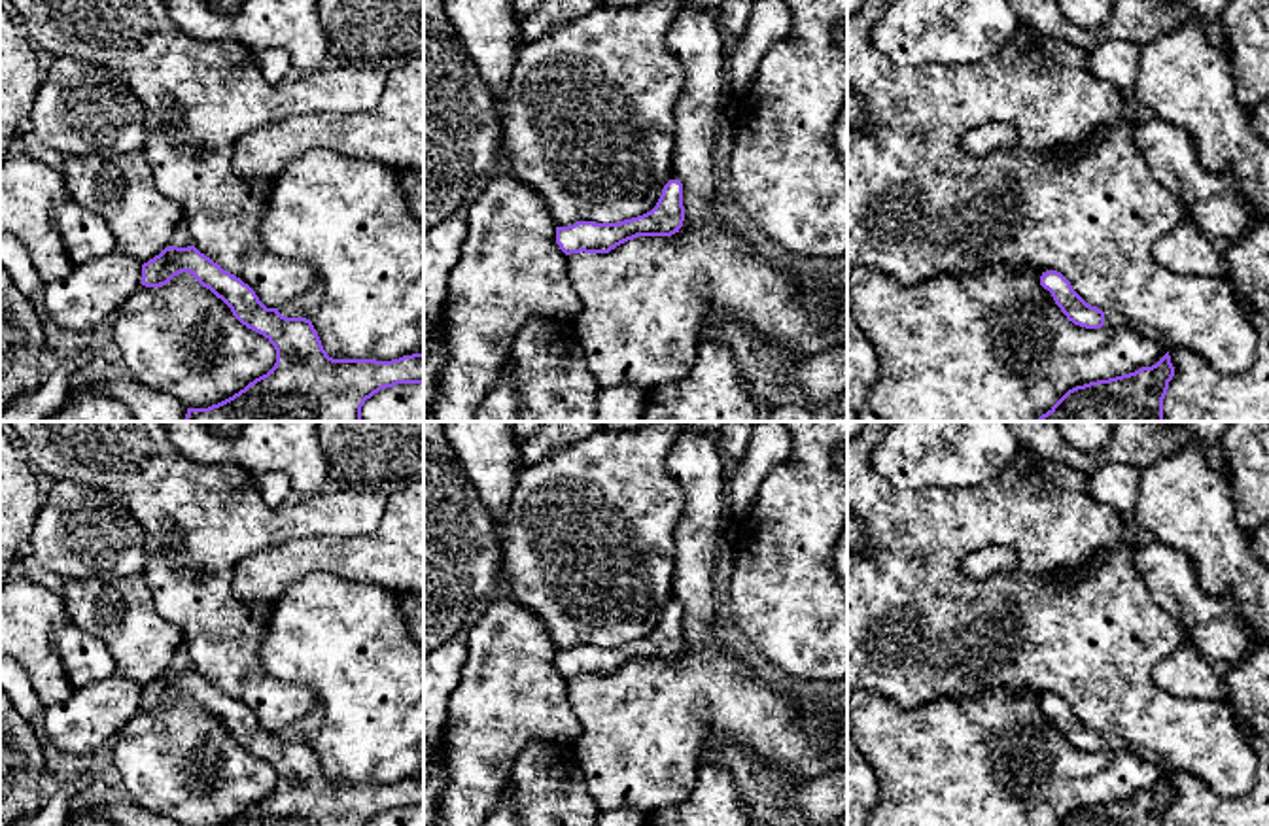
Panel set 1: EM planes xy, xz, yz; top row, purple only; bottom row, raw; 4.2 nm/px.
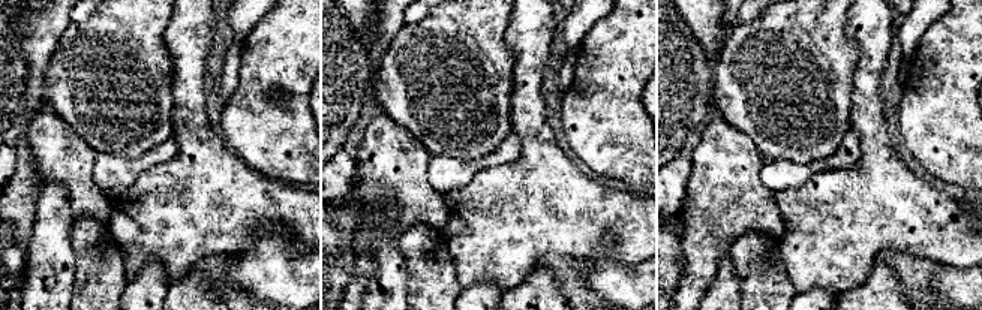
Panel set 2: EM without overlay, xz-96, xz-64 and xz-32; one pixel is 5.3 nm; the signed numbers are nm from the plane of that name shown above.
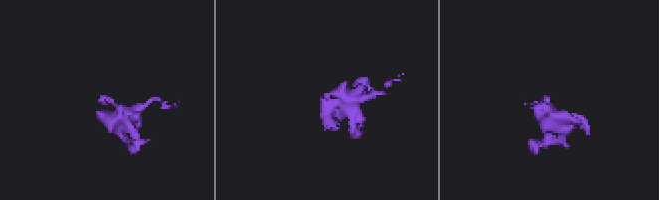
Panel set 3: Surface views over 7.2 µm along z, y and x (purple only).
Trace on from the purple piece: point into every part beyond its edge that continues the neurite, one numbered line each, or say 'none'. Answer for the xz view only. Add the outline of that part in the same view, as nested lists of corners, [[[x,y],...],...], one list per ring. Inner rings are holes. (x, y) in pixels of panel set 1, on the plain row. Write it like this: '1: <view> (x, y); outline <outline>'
none

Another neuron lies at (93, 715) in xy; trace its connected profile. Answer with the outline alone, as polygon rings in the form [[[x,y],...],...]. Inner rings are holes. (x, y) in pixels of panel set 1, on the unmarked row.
[[[119,673],[76,688],[64,701],[45,709],[43,731],[59,750],[91,754],[112,743],[138,713],[142,688]]]

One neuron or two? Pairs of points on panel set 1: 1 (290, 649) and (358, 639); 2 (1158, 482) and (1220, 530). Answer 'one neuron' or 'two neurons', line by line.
1: one neuron
2: one neuron

